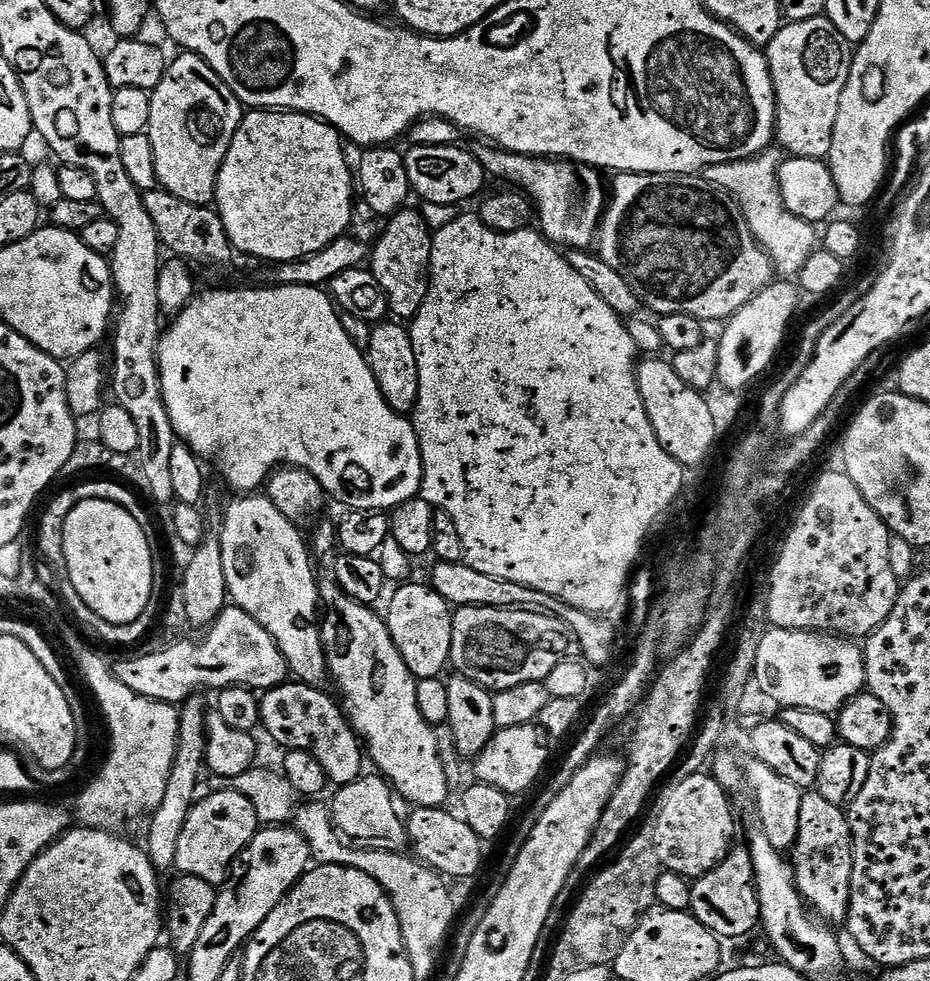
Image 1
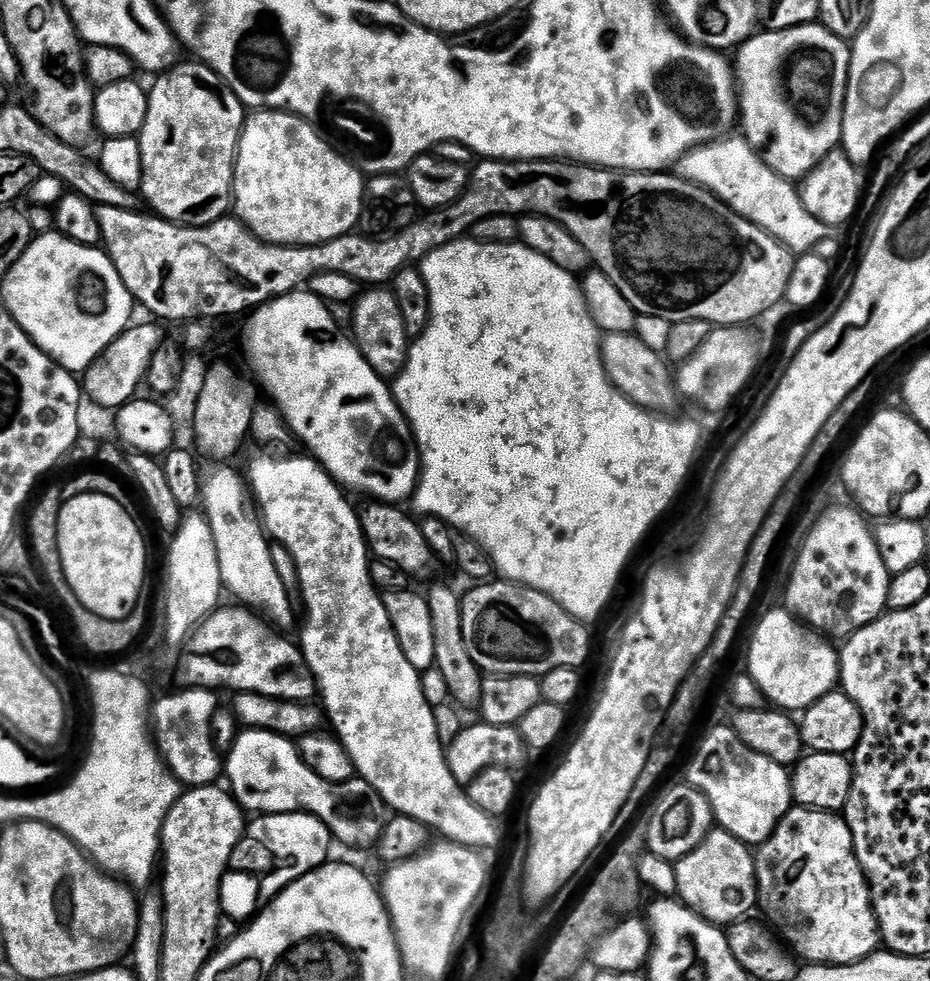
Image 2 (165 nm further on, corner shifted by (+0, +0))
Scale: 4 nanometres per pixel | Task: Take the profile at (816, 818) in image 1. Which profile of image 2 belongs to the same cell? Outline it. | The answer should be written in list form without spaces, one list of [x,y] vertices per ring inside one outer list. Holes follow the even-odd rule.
[[[794,806],[782,818],[772,837],[755,849],[754,855],[759,907],[764,907],[765,914],[772,919],[771,927],[792,943],[793,950],[804,962],[853,964],[881,947],[880,931],[872,910],[872,899],[868,895],[868,882],[854,852],[850,826],[843,815]]]

